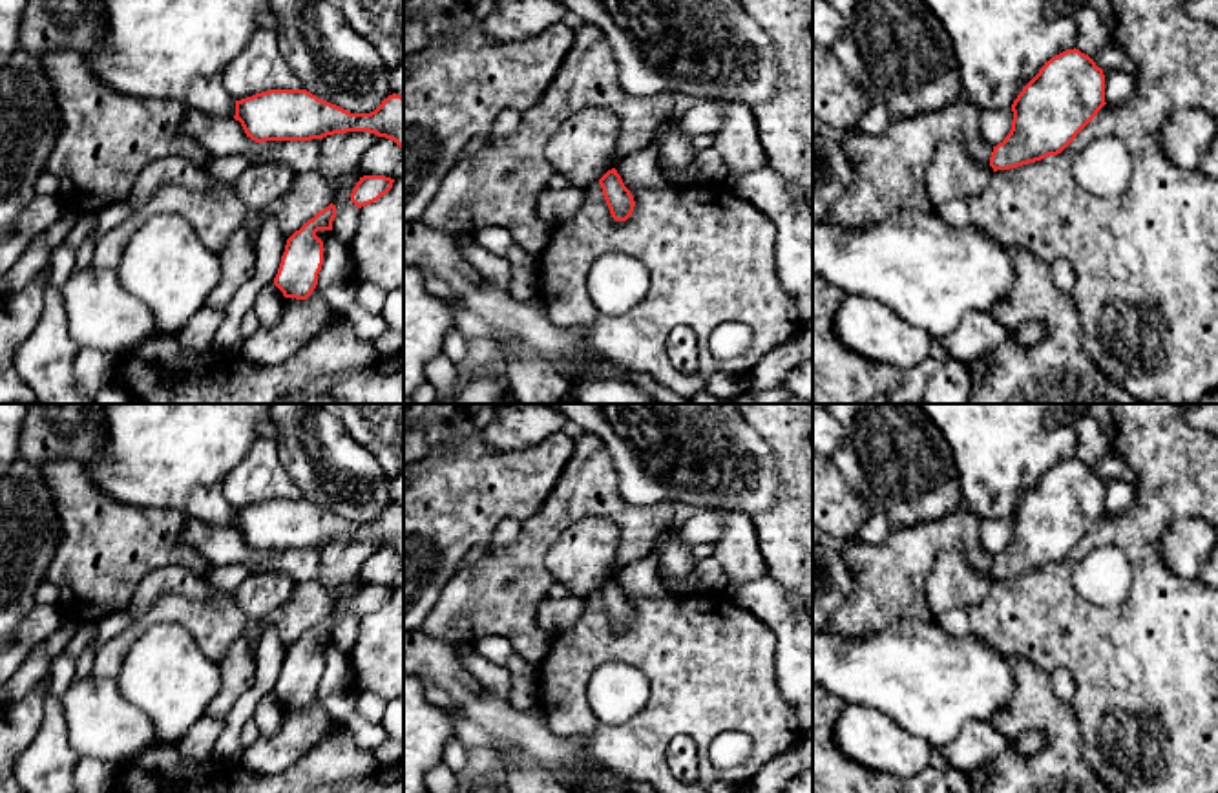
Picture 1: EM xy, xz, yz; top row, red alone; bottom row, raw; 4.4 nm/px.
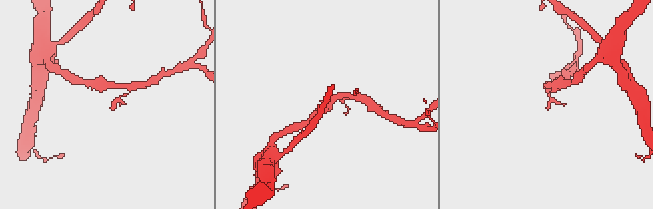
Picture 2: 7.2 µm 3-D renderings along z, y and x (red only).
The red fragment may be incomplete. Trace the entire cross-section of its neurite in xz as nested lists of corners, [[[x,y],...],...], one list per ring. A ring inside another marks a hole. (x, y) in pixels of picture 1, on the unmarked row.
[[[608,579],[599,588],[599,594],[603,597],[603,605],[606,608],[612,627],[615,630],[626,630],[634,621],[635,610],[630,599],[625,596],[617,579]]]

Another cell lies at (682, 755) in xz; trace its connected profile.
[[[687,735],[674,736],[667,747],[667,764],[677,780],[696,784],[699,778],[696,742]]]

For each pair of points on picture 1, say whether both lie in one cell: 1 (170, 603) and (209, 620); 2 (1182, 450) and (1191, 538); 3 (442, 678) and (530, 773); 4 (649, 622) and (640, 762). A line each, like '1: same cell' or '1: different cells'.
1: same cell
2: different cells
3: different cells
4: same cell

